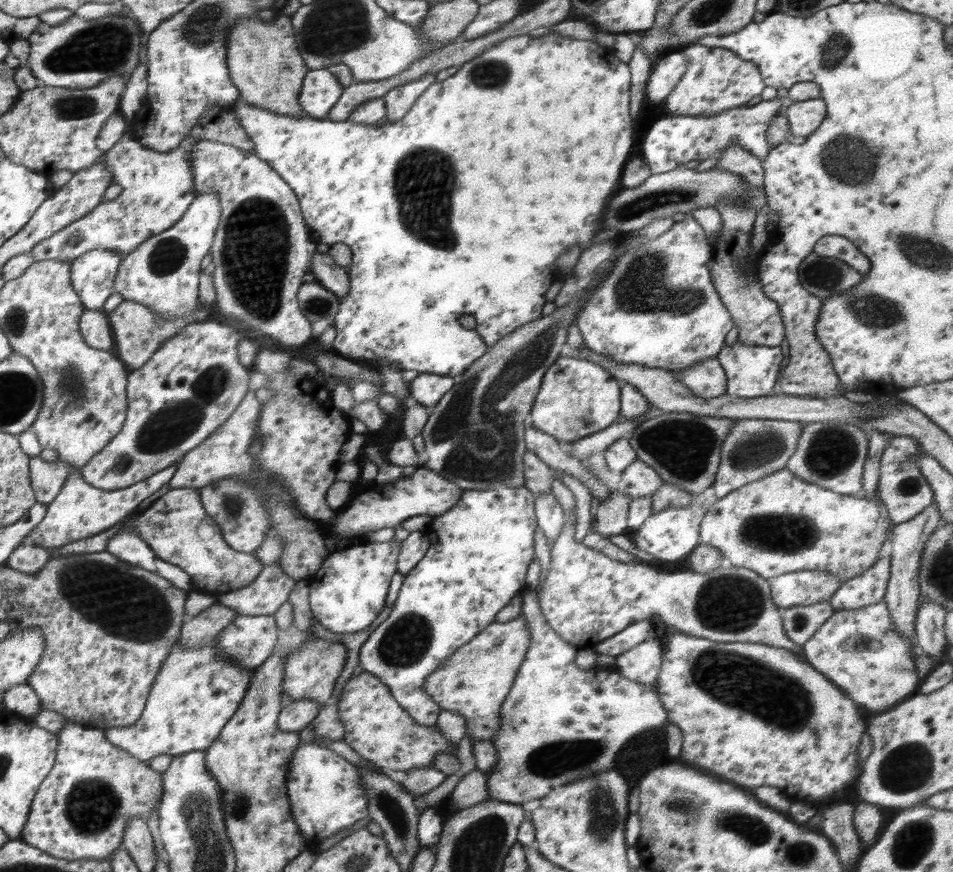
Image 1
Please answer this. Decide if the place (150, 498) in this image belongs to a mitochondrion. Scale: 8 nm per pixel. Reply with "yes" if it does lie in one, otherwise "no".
no

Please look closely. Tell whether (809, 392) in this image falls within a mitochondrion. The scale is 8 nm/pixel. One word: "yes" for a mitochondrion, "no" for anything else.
no

